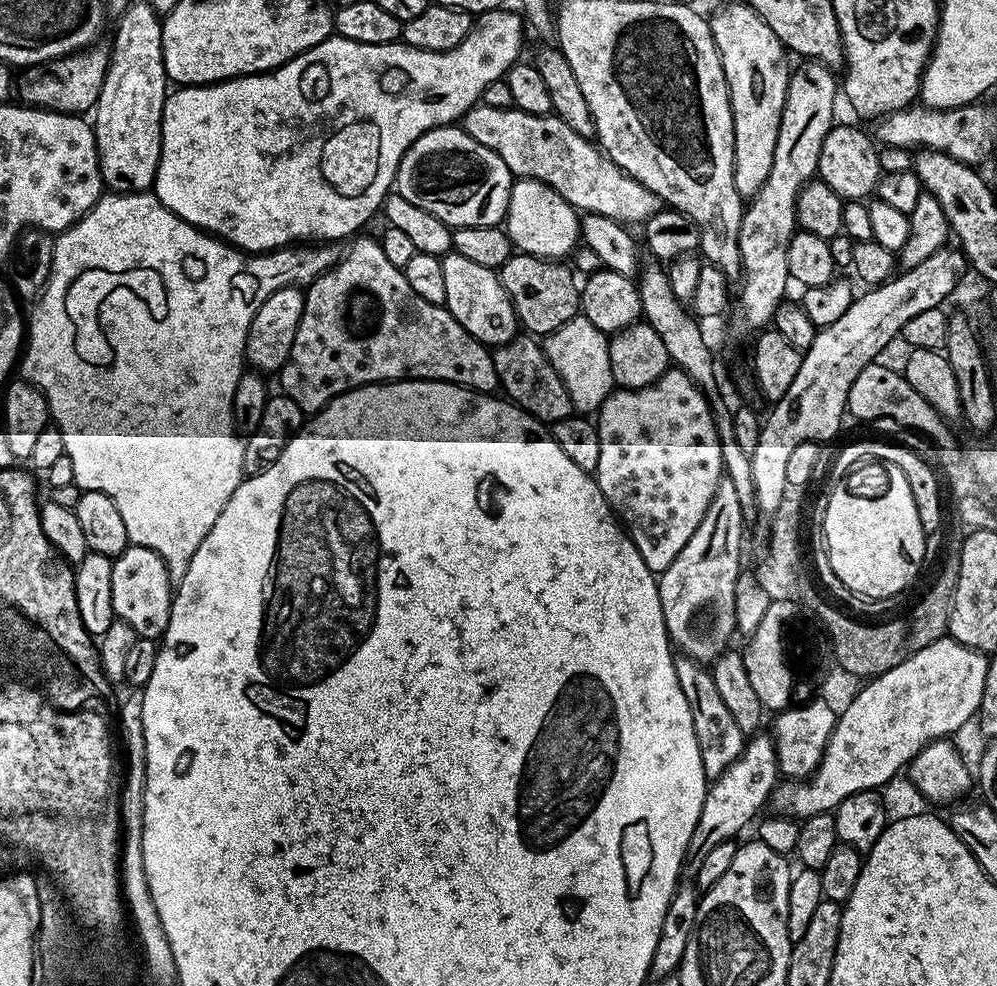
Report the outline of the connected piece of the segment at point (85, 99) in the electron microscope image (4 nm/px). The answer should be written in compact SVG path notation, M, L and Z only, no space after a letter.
M97 42L73 52L70 56L63 56L60 60L47 60L44 64L33 64L25 67L21 76L17 75L14 80L14 92L19 103L33 108L47 108L50 112L64 112L68 116L88 114L95 109L98 102L98 94L102 94L102 82L106 78L108 69L108 54L110 48L107 43Z

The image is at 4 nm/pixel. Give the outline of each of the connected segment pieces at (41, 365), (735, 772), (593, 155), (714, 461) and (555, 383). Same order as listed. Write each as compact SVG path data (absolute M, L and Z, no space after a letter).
M151 191L108 192L101 195L78 223L55 237L52 272L35 301L32 321L27 321L26 347L18 368L24 371L23 379L40 389L46 398L51 423L62 434L64 454L70 458L70 466L74 466L75 484L85 492L106 494L106 498L115 502L122 523L126 525L129 545L157 552L166 562L173 585L179 586L182 578L186 578L194 550L202 546L202 538L210 534L214 522L218 522L218 514L222 514L226 502L230 502L234 490L238 490L240 481L245 479L244 440L232 417L232 407L234 386L238 386L238 378L246 371L244 347L250 322L254 322L254 314L258 314L262 302L266 302L270 294L283 288L310 285L323 272L334 267L342 255L340 247L336 242L324 242L319 246L277 248L275 252L263 254L241 252L233 248L231 243L201 232L190 222L178 218L178 214L166 210L166 206L162 206L160 199Z
M753 735L749 743L745 743L742 753L736 757L731 765L727 766L724 771L717 775L717 778L705 789L703 808L699 814L699 820L695 824L694 834L691 835L688 843L687 857L698 862L706 856L722 841L733 839L738 836L738 832L757 814L760 807L768 800L768 795L772 792L772 787L778 781L778 769L776 766L776 749L771 735L764 736Z
M481 102L464 113L462 127L466 134L470 134L470 138L474 138L474 142L482 142L482 146L494 150L498 154L498 158L502 158L502 162L506 162L513 177L537 180L550 186L571 208L575 208L581 213L593 212L602 214L611 220L617 220L618 223L625 226L633 226L632 224L640 226L655 212L661 211L662 201L649 188L642 186L634 177L623 172L613 160L604 155L603 151L589 137L570 130L570 126L566 126L566 122L562 122L554 114L535 116L520 112L514 107L495 108Z
M672 366L662 378L658 378L645 388L616 388L602 402L600 411L595 413L594 423L598 430L598 466L594 473L596 485L602 490L602 494L608 505L612 507L612 511L622 521L628 535L632 537L638 554L642 554L642 562L646 562L646 566L653 574L662 574L674 562L674 558L678 558L682 546L686 546L686 542L690 542L690 538L694 538L694 532L698 530L708 507L711 506L713 498L716 497L720 481L726 476L720 435L716 429L714 414L710 410L708 400L702 394L700 387L688 375L681 372L679 368Z
M517 334L510 342L493 347L491 354L499 387L502 392L504 388L503 395L517 408L545 426L573 415L570 394L562 378L558 378L558 370L550 366L539 339L528 334Z

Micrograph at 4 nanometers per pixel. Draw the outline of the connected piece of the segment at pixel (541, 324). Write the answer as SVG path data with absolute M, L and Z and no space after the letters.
M514 254L498 269L502 286L516 311L519 327L525 333L536 338L549 336L580 312L580 288L572 281L573 273L564 266L539 256Z

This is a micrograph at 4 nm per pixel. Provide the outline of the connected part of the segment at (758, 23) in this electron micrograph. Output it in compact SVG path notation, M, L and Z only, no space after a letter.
M745 2L728 4L710 16L712 37L722 62L724 77L728 83L728 101L734 118L734 186L742 198L756 196L770 178L770 166L774 166L774 146L778 146L778 126L782 122L782 106L786 102L786 90L790 64L784 61L784 43L766 26L764 19Z

